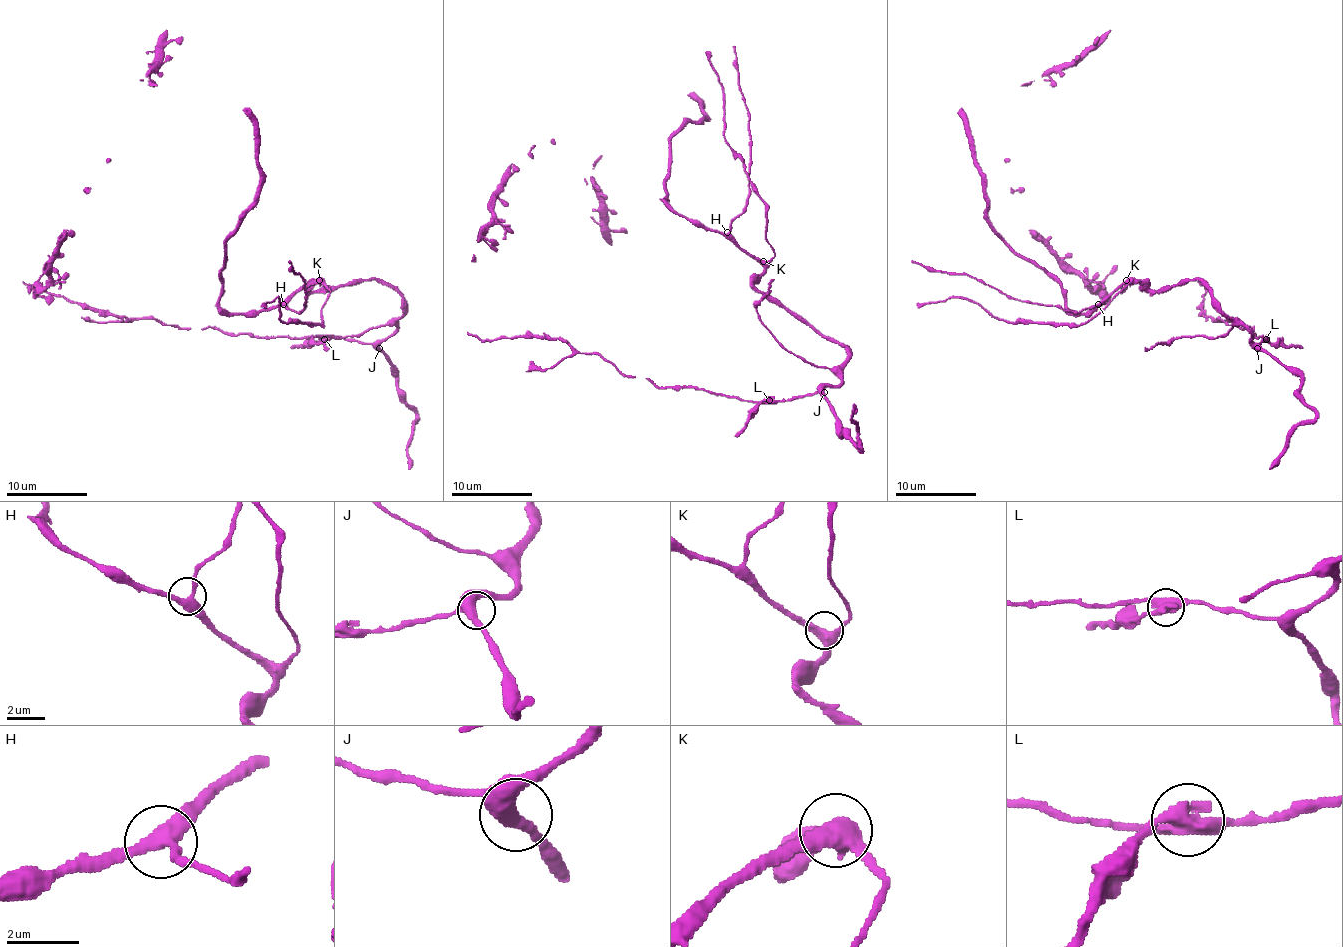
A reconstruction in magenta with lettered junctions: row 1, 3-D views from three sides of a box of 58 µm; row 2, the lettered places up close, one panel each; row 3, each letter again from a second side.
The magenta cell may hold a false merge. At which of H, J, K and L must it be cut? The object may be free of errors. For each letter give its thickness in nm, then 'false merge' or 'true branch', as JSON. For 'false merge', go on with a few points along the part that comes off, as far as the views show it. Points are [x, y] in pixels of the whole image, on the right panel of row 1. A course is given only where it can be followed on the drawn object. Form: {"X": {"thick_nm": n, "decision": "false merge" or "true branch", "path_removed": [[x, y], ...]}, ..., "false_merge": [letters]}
{"H": {"thick_nm": 340, "decision": "true branch"}, "J": {"thick_nm": 400, "decision": "true branch"}, "K": {"thick_nm": 420, "decision": "true branch"}, "L": {"thick_nm": 420, "decision": "false merge", "path_removed": [[1265, 338], [1302, 348]]}, "false_merge": ["L"]}

